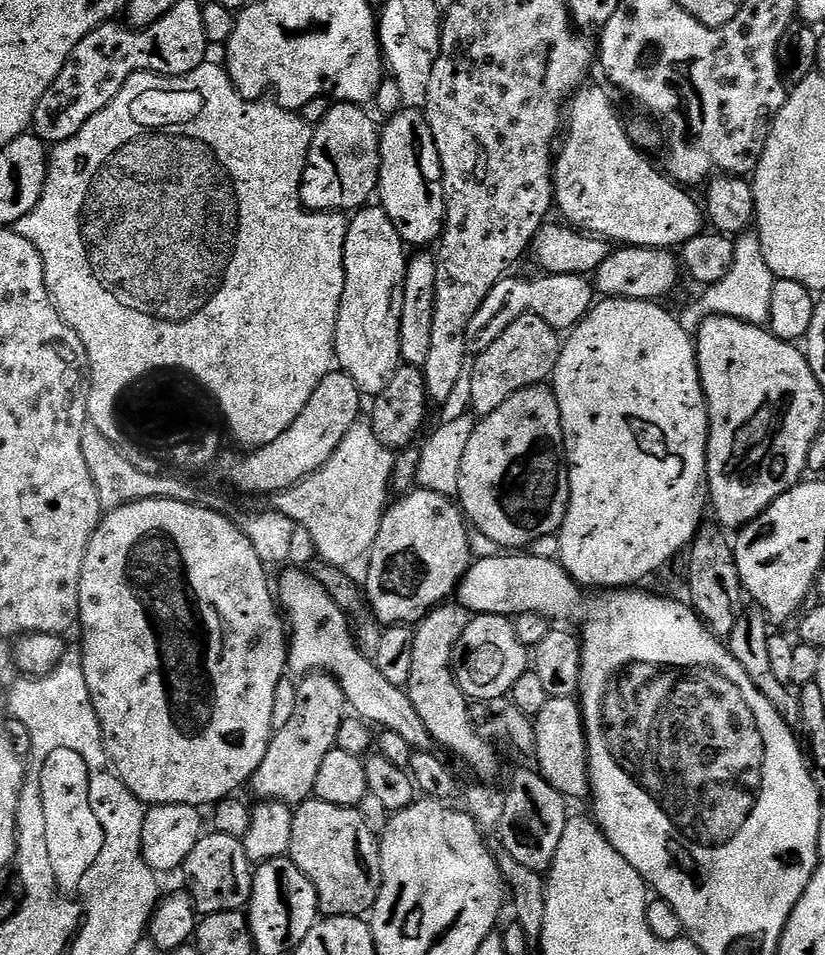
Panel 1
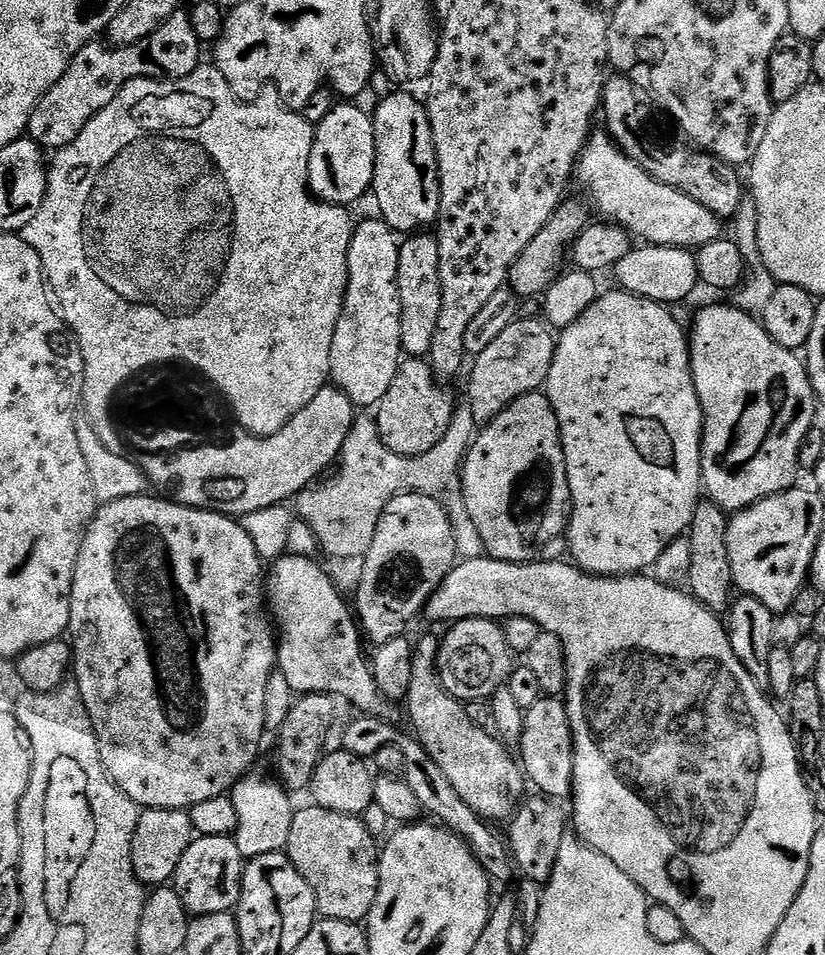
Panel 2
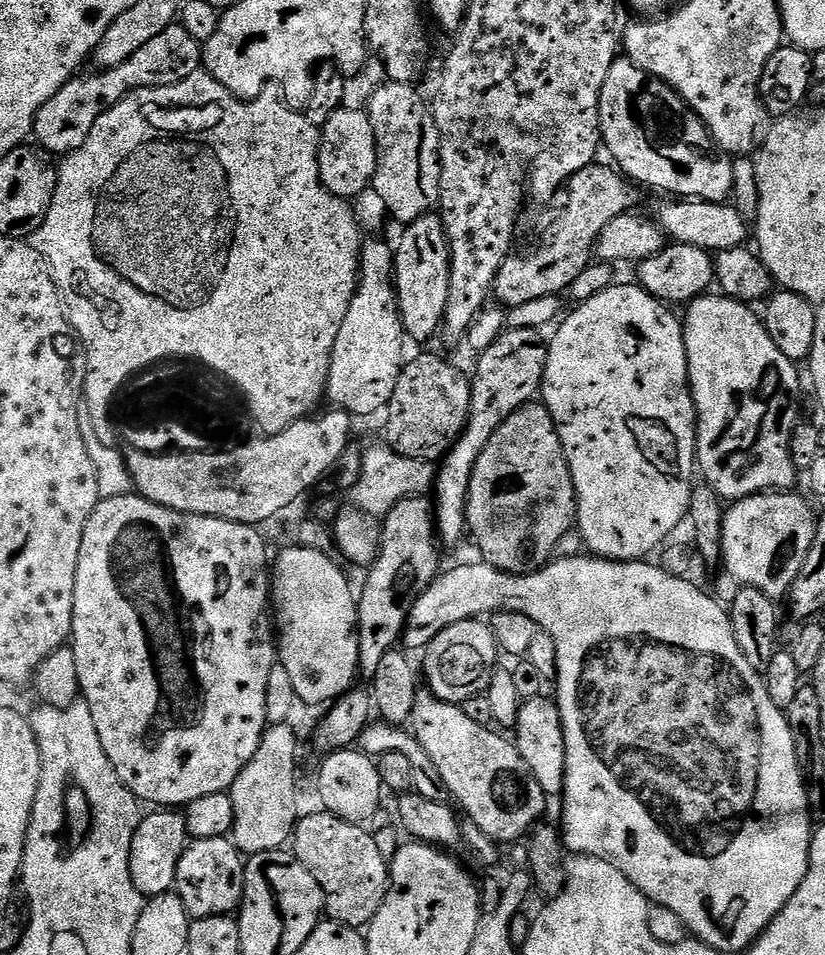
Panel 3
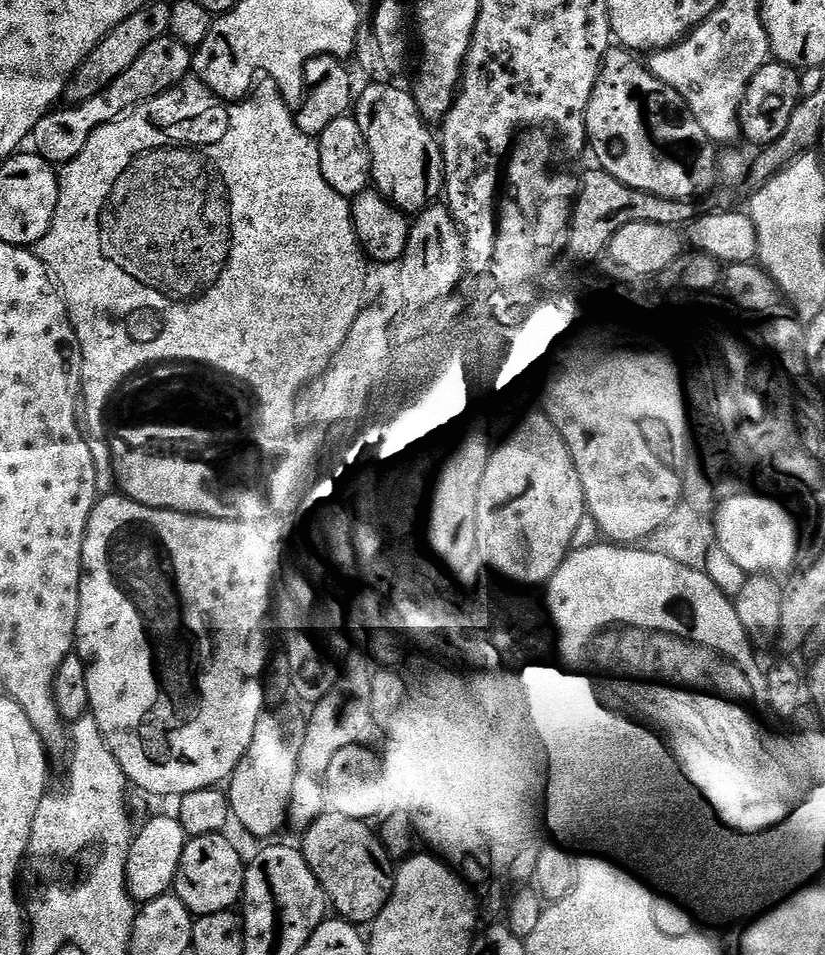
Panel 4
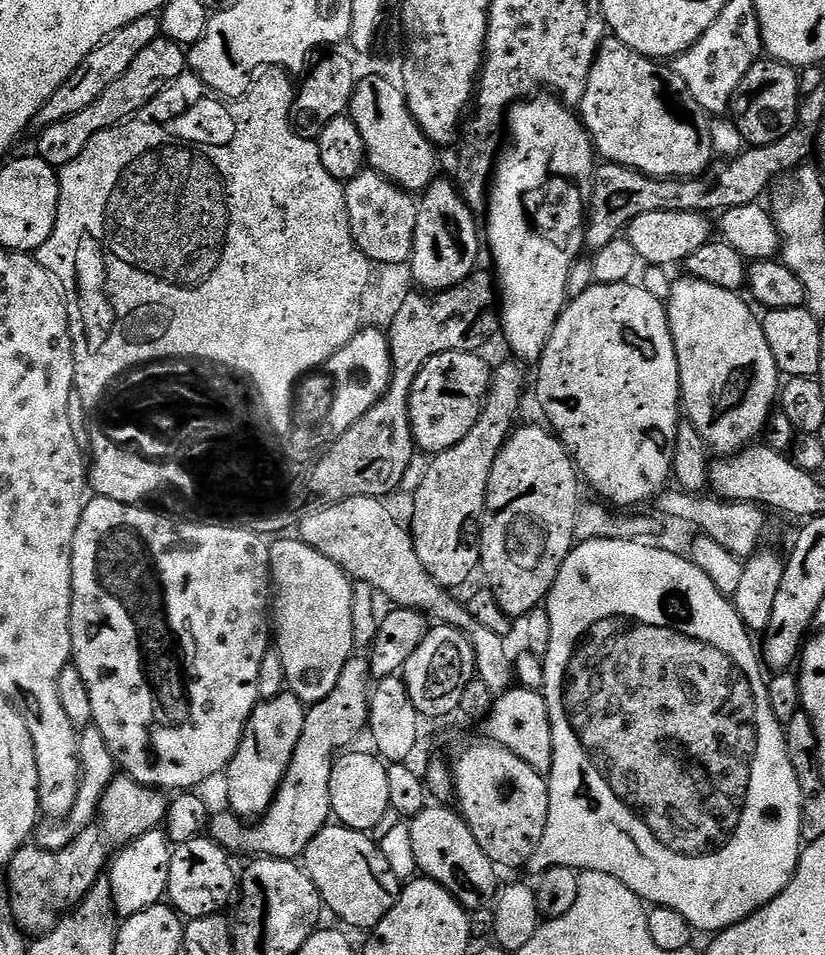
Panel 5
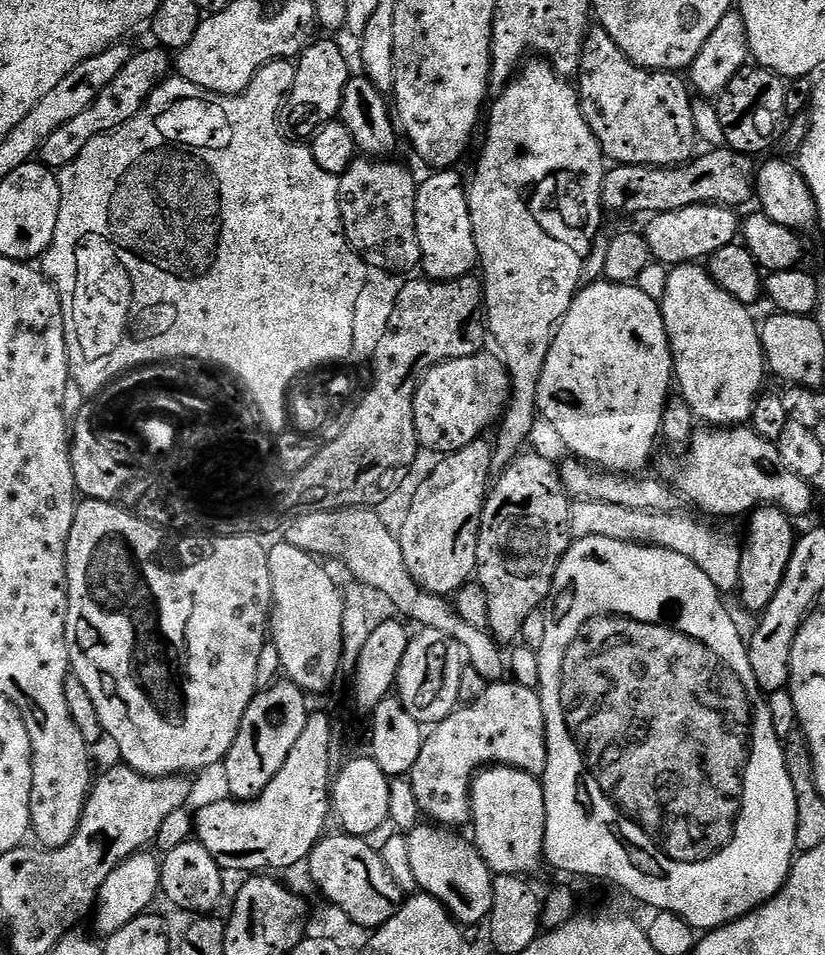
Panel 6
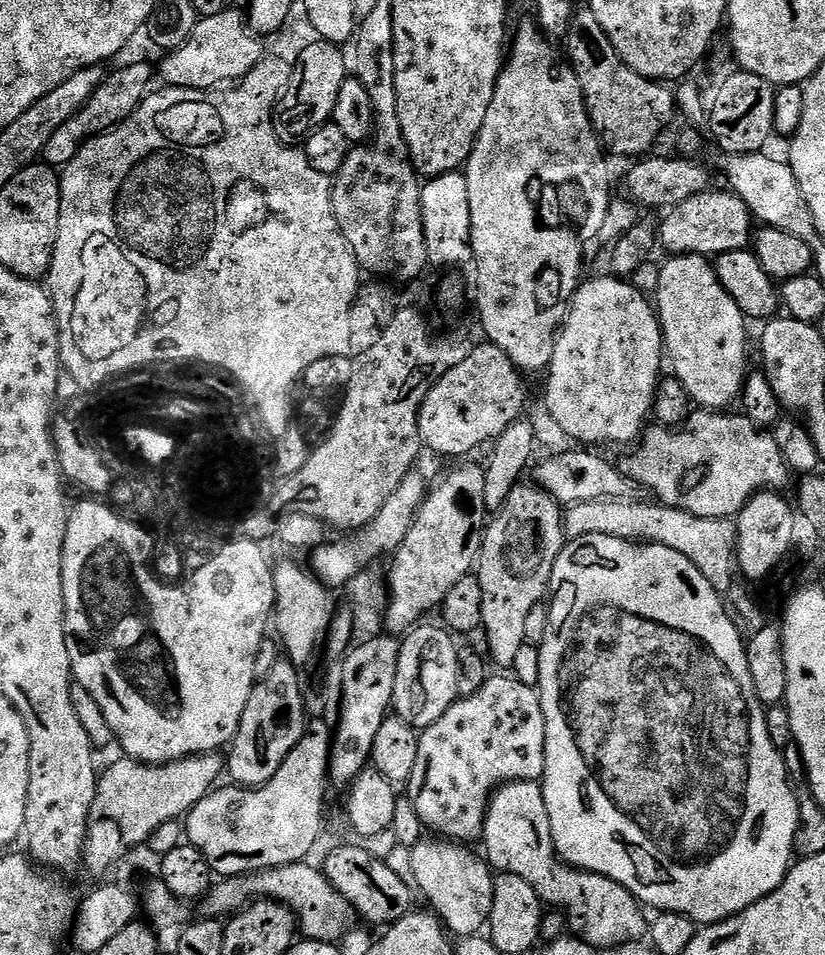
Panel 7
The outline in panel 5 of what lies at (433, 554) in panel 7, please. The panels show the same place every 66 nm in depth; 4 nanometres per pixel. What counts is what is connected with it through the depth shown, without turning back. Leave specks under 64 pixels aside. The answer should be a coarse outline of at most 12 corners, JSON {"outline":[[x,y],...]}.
{"outline":[[495,369],[474,430],[437,452],[410,533],[434,582],[480,566],[488,479],[520,412],[525,369]]}

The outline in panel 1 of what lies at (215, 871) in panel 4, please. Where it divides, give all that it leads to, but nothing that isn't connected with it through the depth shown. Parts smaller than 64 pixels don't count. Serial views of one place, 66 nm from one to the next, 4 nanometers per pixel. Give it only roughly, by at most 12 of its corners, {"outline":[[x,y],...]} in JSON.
{"outline":[[212,830],[182,875],[197,913],[247,909],[254,865]]}

